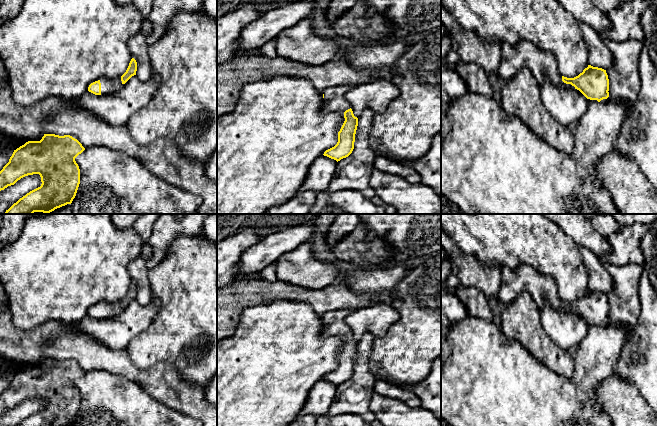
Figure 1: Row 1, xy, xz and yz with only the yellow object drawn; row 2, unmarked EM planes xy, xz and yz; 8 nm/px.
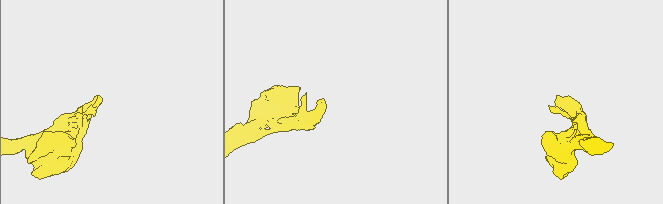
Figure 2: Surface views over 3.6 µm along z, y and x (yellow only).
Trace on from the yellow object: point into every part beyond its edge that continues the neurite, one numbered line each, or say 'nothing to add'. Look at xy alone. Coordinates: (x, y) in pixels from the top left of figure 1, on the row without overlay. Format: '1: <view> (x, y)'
1: xy (108, 310)

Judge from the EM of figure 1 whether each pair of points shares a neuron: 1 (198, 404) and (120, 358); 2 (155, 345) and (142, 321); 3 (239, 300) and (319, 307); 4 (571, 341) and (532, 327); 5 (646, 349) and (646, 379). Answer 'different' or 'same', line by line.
1: same
2: different
3: same
4: different
5: same

